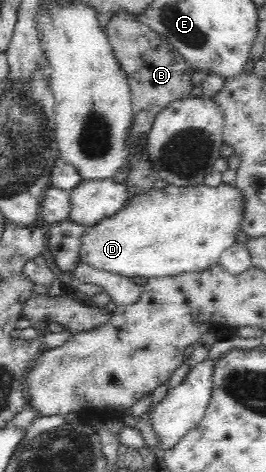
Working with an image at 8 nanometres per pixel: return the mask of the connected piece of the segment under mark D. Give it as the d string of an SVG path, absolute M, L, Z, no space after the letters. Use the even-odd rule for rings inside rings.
M222 183L218 187L208 185L155 189L133 196L126 206L112 217L86 227L79 261L90 266L120 274L129 278L163 278L182 272L204 271L219 263L221 254L234 245L242 233L242 219L246 209L246 196L238 188Z

